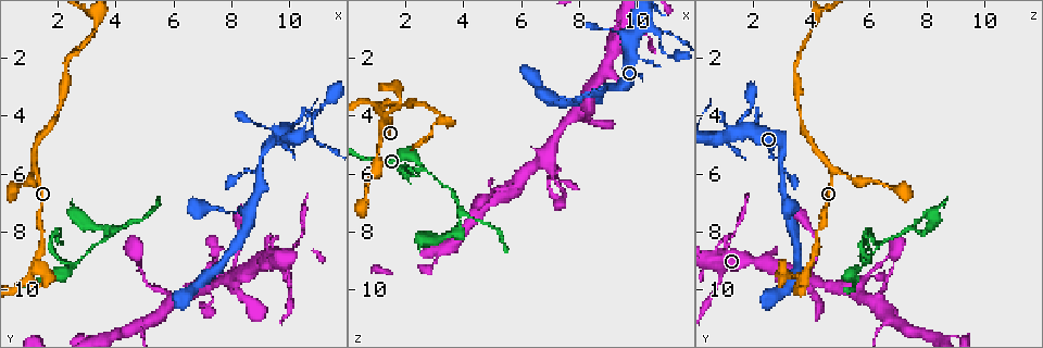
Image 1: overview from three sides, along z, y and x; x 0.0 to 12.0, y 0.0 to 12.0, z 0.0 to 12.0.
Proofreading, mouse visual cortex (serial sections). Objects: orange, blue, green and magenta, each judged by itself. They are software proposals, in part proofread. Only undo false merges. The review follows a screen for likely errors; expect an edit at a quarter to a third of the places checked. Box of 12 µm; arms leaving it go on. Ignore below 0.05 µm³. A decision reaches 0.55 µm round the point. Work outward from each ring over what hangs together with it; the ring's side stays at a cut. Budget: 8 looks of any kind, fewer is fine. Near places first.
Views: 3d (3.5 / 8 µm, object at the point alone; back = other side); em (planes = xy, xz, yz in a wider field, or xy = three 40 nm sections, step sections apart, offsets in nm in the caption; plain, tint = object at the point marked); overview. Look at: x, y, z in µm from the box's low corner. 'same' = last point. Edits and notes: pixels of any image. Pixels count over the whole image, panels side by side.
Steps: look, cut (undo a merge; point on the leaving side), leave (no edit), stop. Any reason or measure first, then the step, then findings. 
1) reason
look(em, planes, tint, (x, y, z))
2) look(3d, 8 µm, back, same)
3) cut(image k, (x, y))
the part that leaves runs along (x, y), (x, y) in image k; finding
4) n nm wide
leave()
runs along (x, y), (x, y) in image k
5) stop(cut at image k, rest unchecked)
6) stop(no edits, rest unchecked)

a fork
look(em, xy, step 5, tint, (2.6, 9.2, 5.8))

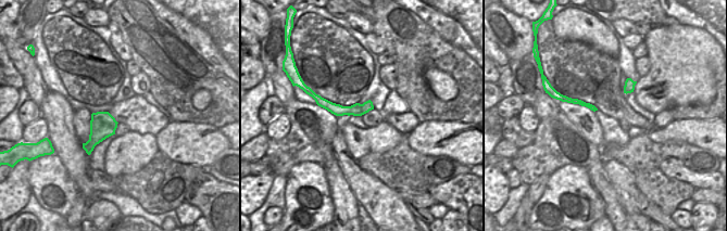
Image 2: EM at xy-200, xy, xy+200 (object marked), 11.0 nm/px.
see where the arms go
look(3d, 3.5 µm, same)

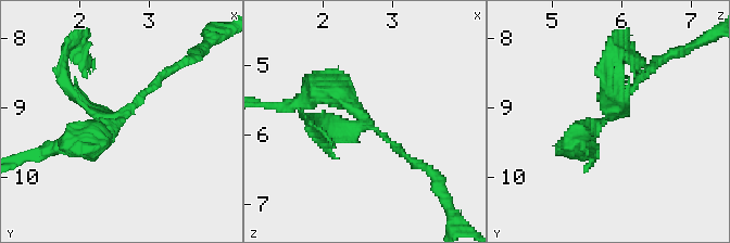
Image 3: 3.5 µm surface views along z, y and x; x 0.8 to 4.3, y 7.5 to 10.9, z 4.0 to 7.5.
cut(image 3, (83, 101))
border along (364, 103), (358, 115) in image 2; a second cell is stuck on

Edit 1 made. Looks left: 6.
look(3d, 3.5 µm, back, (3.9, 8.0, 7.3))

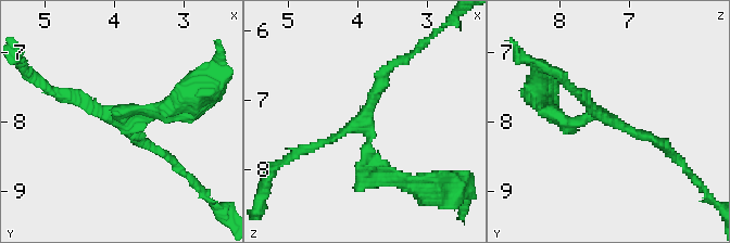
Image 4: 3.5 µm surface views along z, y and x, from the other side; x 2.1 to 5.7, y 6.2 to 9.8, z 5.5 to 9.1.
look(em, xy, step 1, tint, (3.85, 8.00, 7.20))

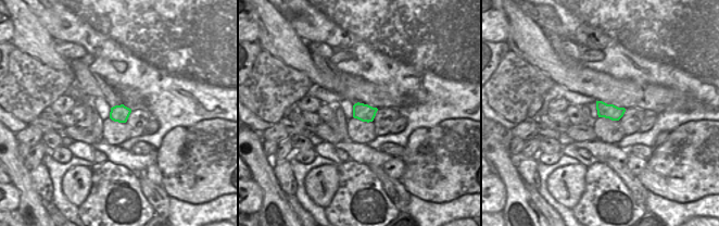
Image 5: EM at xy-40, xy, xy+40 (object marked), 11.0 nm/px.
190 nm wide
leave()
runs along (666, 148), (602, 114), (564, 124), (555, 111) in image 4; one cell here

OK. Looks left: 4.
thick turns thin
look(3d, 3.5 µm, (10.8, 4.5, 1.3))

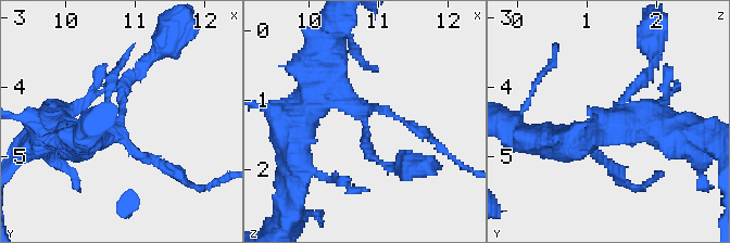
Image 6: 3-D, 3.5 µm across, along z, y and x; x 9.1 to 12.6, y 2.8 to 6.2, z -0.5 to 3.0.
3 arms; arms of 100, 150, 400 nm
look(em, xy, step 1, tint, (10.75, 4.40, 1.35))

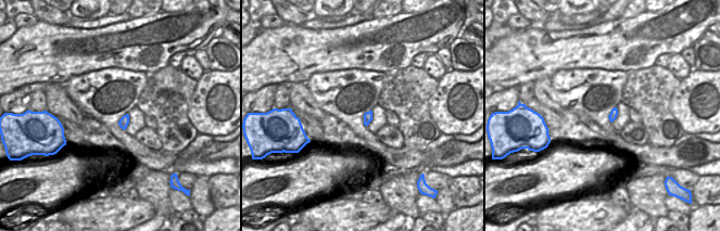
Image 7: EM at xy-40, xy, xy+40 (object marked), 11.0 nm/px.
leave()
runs along (582, 137), (614, 114), (652, 64) in image 6; all the same cell

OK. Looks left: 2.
stop(cut at image 3, rest unchecked)

